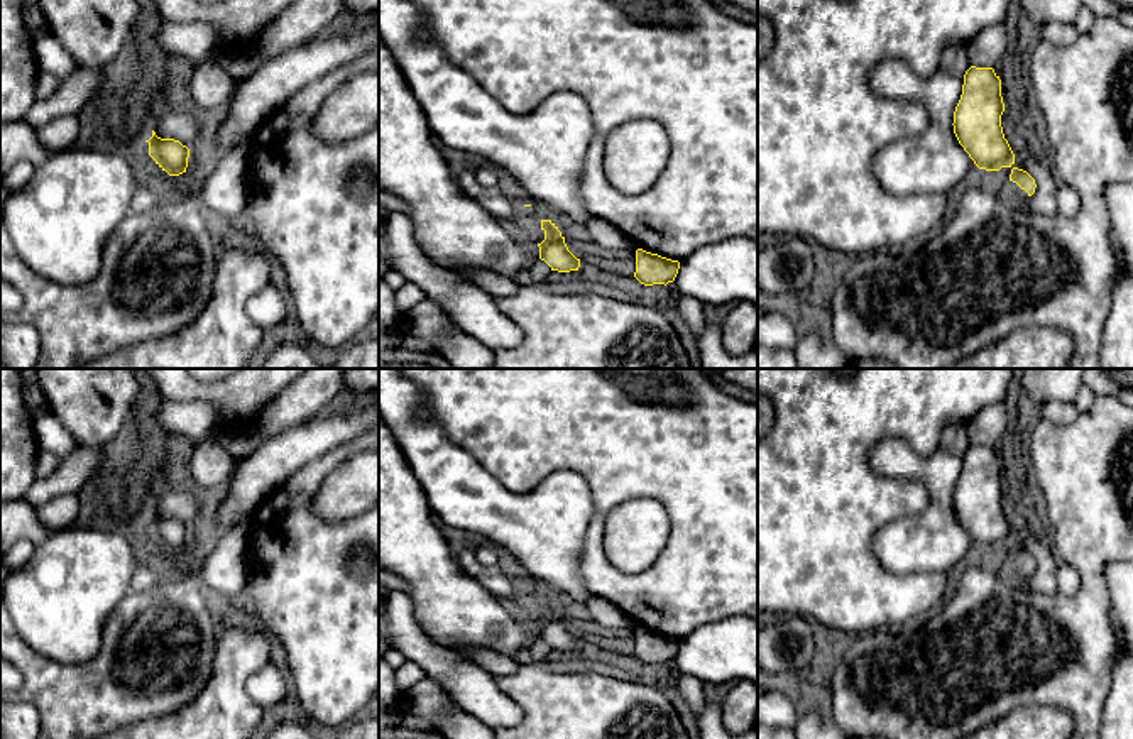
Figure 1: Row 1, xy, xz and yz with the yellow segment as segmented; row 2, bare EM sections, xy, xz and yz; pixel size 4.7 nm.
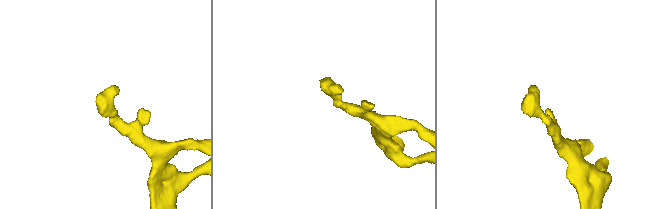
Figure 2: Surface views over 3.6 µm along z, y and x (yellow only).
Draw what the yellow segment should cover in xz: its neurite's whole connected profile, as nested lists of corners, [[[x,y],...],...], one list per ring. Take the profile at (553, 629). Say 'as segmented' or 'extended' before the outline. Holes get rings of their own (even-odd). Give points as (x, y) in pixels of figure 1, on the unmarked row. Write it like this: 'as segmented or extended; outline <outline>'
extended; outline [[[379,414],[379,567],[408,583],[406,594],[413,602],[414,619],[424,634],[465,660],[470,660],[468,649],[477,646],[514,656],[538,638],[545,639],[551,649],[578,649],[580,638],[568,629],[565,616],[551,599],[541,599],[545,619],[533,622],[467,575],[433,516],[421,484],[394,433]]]

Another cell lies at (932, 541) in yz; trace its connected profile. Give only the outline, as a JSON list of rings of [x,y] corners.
[[[883,440],[869,452],[871,468],[891,480],[920,480],[928,490],[928,506],[918,516],[898,517],[873,536],[876,560],[891,573],[945,573],[966,556],[974,556],[979,546],[959,523],[954,512],[954,490],[962,474],[964,455],[940,448],[923,458],[905,440]]]

